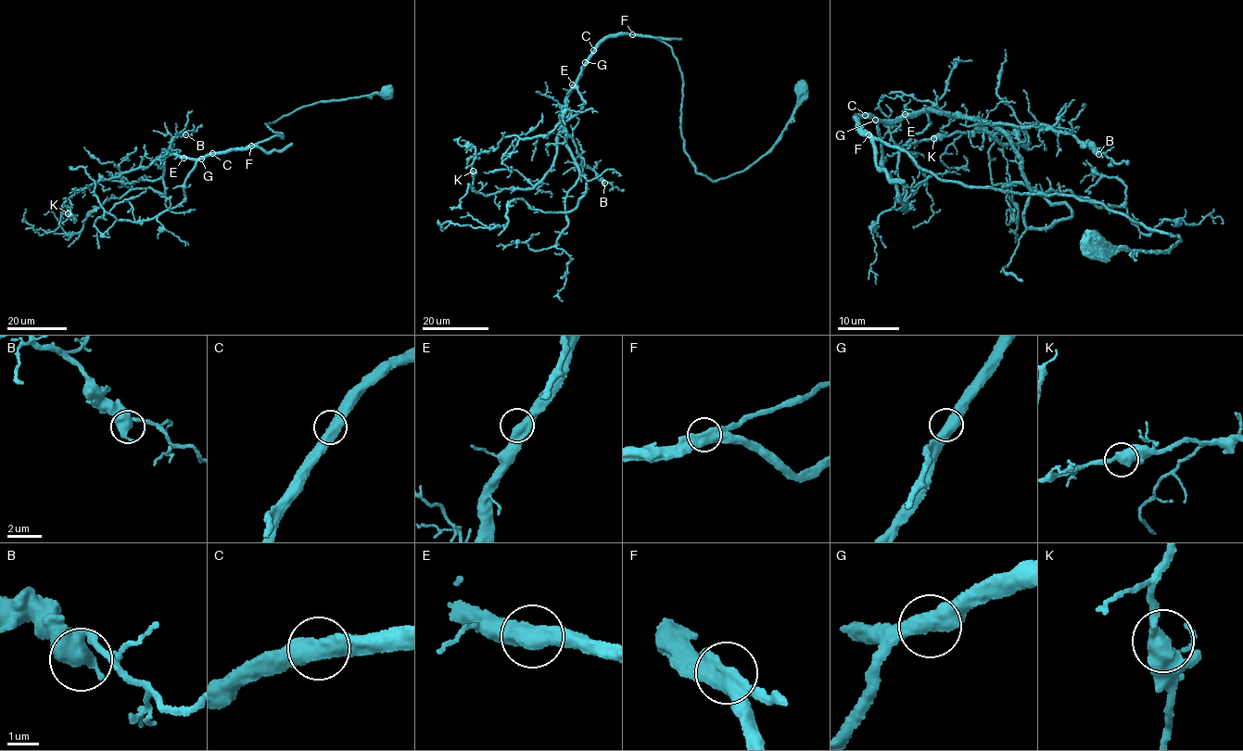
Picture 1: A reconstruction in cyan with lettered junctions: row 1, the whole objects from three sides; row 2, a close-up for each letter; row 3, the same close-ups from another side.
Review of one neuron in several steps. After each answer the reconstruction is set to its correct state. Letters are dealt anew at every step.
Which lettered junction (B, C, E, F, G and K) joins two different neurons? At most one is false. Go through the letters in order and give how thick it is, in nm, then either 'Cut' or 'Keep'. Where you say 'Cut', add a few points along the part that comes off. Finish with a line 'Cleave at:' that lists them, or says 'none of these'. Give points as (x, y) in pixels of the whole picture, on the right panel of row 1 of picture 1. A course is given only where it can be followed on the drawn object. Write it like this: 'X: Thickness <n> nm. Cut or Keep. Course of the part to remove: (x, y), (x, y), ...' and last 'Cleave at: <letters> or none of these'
B: Thickness 550 nm. Keep
C: Thickness 550 nm. Keep
E: Thickness 550 nm. Keep
F: Thickness 550 nm. Keep
G: Thickness 550 nm. Keep
K: Thickness 480 nm. Keep
Cleave at: none of these

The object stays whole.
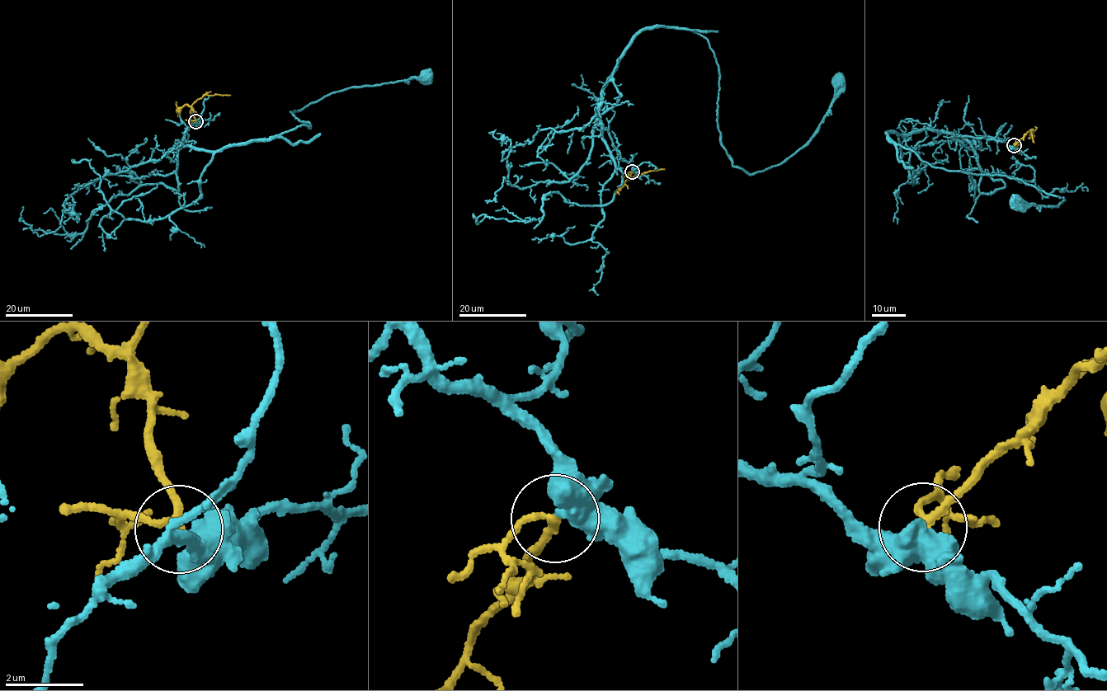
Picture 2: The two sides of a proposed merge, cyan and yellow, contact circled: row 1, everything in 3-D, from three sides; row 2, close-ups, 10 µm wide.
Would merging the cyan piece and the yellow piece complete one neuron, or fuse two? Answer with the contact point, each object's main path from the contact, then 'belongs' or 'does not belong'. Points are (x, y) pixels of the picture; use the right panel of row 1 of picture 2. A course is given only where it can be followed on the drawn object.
place (1014, 145); course cyan (1014, 145), (926, 129), (886, 132), (933, 166), (1006, 175), (1065, 200), (1014, 202); course yellow (1015, 145), (1031, 130), (1034, 142); belongs

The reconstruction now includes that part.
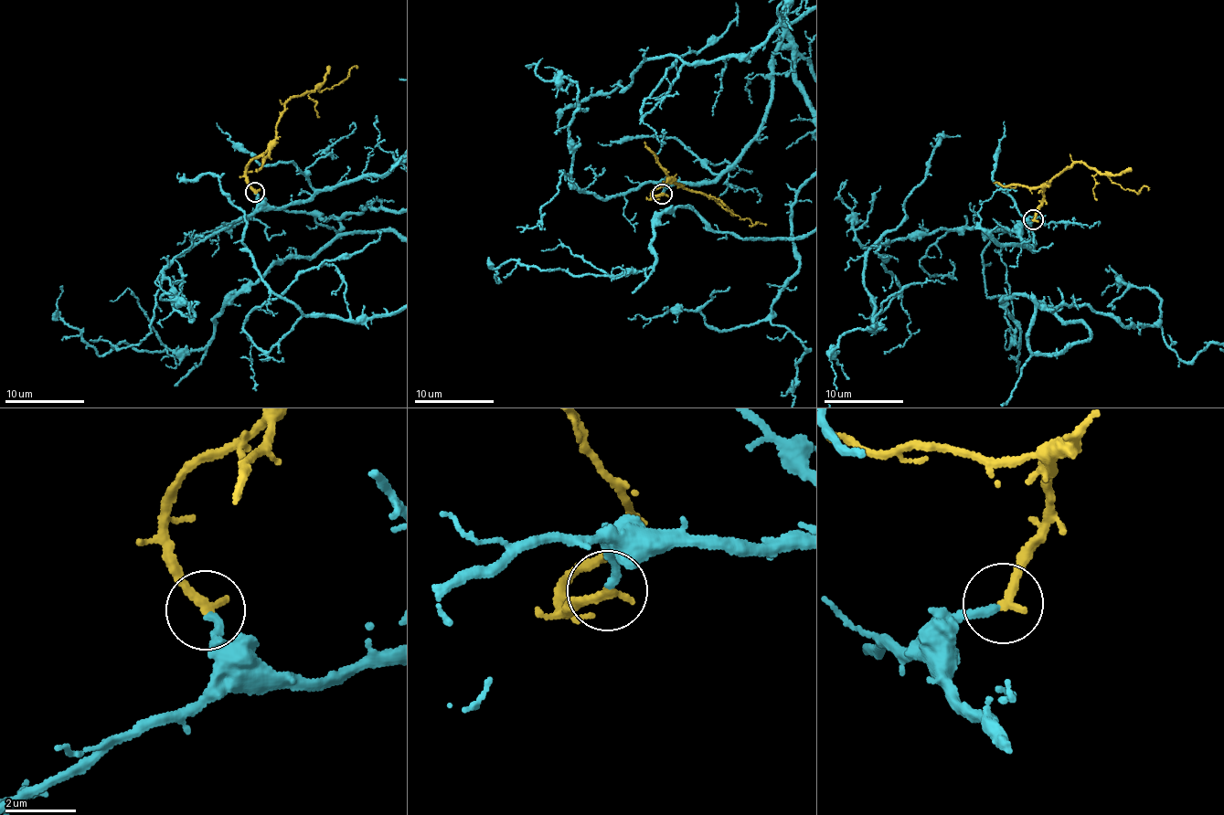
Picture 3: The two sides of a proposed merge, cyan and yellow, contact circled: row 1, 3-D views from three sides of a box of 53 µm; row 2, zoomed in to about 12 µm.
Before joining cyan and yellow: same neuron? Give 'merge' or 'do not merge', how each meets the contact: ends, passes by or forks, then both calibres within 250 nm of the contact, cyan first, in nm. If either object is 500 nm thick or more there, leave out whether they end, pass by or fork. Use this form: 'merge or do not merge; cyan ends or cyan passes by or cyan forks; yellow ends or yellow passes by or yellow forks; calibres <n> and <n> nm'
merge; cyan ends; yellow ends; calibres 240 and 280 nm

